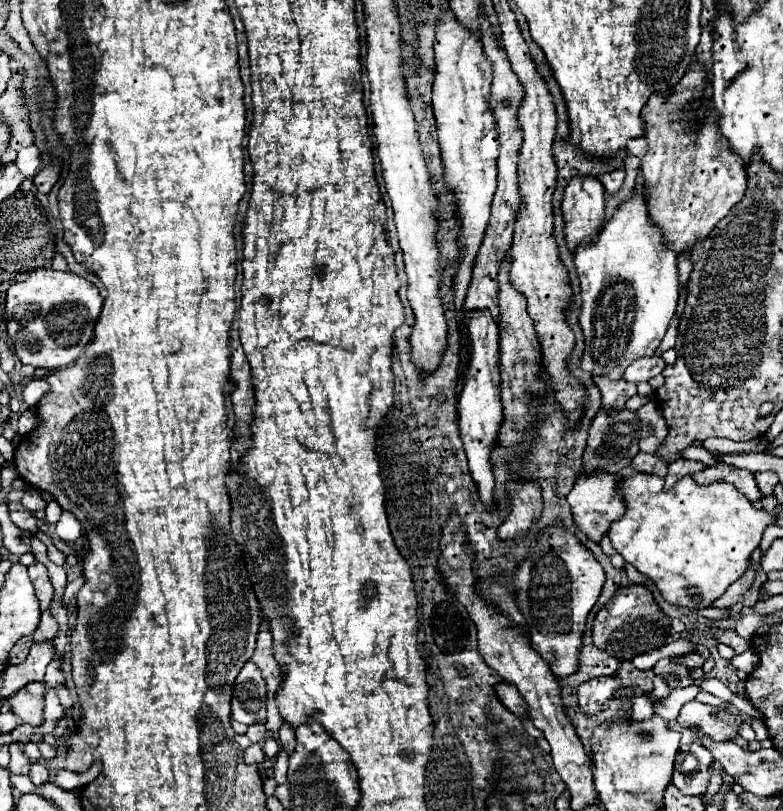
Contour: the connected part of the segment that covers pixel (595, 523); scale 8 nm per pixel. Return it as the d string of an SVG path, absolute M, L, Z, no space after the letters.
M594 475L594 477L580 477L572 491L568 493L568 505L574 517L574 523L578 525L580 531L586 533L588 539L592 539L594 543L600 543L600 539L604 537L604 533L608 531L608 527L612 525L614 519L620 519L620 515L624 515L626 507L624 501L614 493L614 487L618 483L618 475Z

